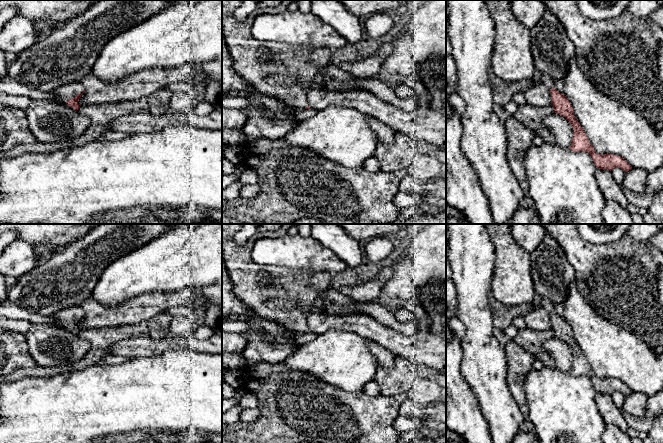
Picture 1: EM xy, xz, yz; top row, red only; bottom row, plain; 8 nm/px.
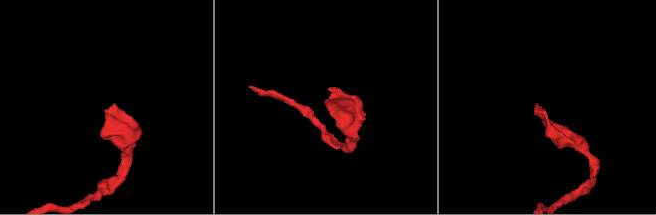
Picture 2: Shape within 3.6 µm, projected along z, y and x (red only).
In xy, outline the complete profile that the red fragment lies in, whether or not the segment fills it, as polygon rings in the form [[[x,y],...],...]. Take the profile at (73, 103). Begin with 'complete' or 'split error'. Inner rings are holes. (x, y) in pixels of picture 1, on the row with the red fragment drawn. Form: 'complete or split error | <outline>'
split error | [[[81,82],[66,84],[54,90],[62,101],[76,111],[80,108],[78,101],[84,92],[85,88]]]

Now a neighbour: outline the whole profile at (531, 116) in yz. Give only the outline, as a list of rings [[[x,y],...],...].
[[[530,104],[518,106],[514,117],[529,128],[535,135],[539,135],[544,143],[555,143],[553,134],[543,125],[542,121],[555,113],[552,105],[536,107]]]

